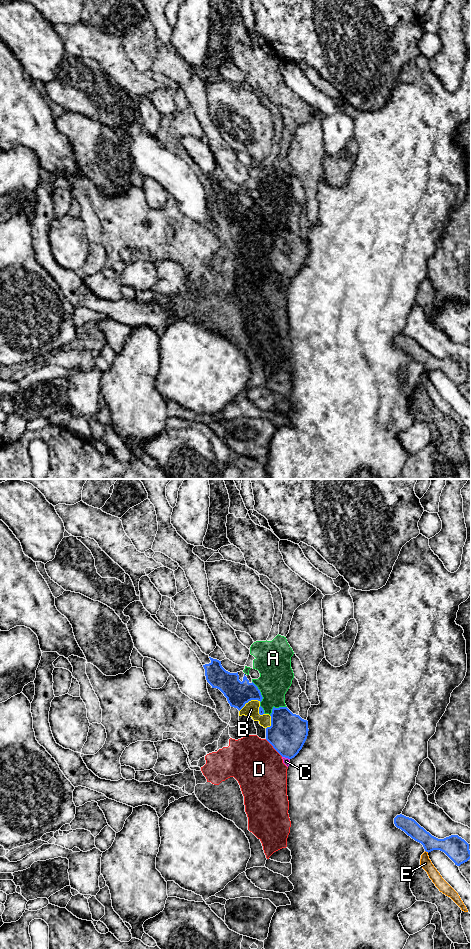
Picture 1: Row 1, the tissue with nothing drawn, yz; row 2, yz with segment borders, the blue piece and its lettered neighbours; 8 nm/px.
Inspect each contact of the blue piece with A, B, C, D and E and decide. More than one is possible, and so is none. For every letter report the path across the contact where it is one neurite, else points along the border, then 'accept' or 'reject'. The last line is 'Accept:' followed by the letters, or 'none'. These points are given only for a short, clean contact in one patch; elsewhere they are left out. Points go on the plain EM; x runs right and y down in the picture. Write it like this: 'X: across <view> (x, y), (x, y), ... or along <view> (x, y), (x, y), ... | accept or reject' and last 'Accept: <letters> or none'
A: reject
B: along yz (260, 221), (249, 220), (239, 231) | reject
C: reject
D: reject
E: reject
Accept: none

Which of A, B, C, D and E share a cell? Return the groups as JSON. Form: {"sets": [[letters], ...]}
{"sets": [["A", "B", "D"], ["C"], ["E"]]}

